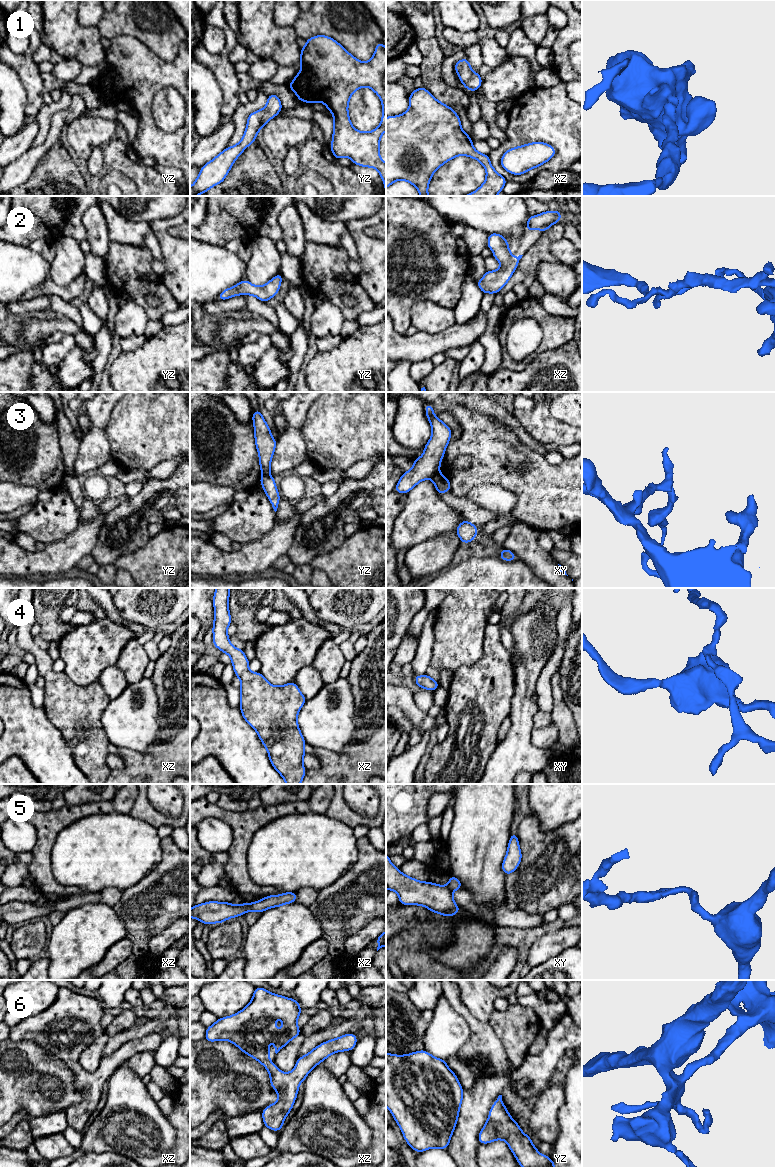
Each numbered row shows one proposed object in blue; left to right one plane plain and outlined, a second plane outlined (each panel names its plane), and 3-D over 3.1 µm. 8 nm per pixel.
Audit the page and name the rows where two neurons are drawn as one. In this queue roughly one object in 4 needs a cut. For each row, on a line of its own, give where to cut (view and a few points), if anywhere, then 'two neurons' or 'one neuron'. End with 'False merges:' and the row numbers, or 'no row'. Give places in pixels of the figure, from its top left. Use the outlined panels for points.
1: no cut | one neuron
2: no cut | one neuron
3: yz (268, 473), (262, 475) | two neurons
4: no cut | one neuron
5: xz (250, 904), (253, 910) | two neurons
6: no cut | one neuron
False merges: 3, 5

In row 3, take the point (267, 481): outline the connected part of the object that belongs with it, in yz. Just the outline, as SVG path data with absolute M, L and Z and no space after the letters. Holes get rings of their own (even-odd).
M270 474L262 475L260 479L260 484L262 485L266 496L269 498L272 507L276 512L281 498L279 496L274 478Z

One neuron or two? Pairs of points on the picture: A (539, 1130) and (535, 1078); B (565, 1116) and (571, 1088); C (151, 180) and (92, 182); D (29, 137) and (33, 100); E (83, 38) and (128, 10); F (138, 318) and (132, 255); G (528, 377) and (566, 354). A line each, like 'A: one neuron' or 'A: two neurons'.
A: two neurons
B: one neuron
C: one neuron
D: two neurons
E: two neurons
F: two neurons
G: one neuron

